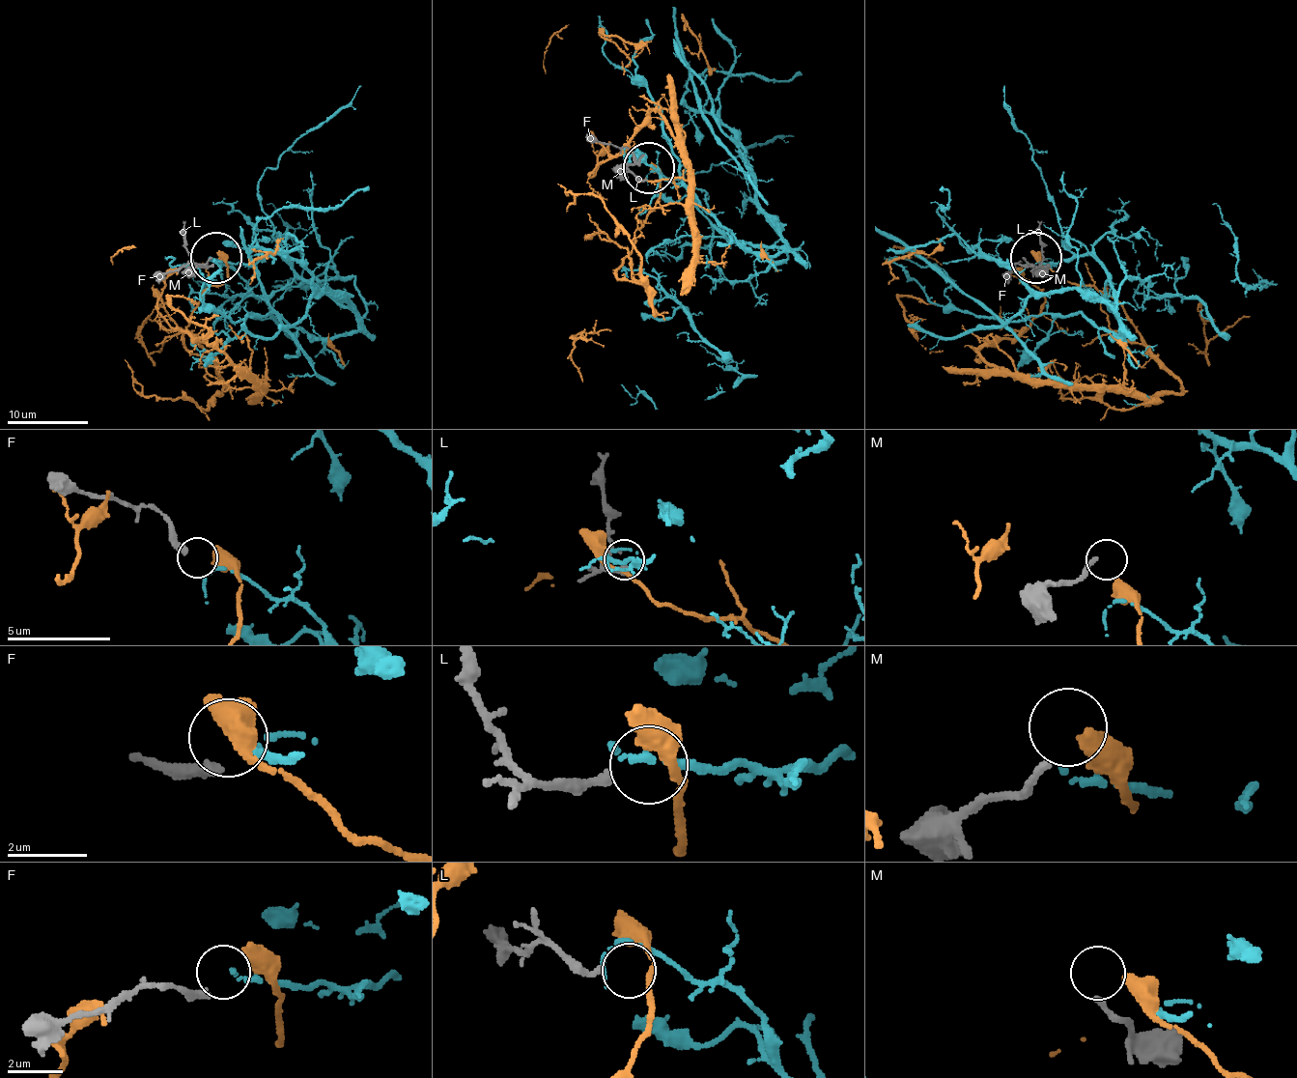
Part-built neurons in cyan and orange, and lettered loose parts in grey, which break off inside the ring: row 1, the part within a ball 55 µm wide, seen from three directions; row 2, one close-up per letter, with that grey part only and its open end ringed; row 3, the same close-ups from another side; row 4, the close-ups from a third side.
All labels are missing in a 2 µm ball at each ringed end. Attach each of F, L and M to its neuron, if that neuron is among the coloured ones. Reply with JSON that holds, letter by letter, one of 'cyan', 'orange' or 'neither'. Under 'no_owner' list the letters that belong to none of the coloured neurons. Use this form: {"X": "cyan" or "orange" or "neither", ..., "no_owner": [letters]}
{"F": "cyan", "L": "neither", "M": "neither", "no_owner": ["L", "M"]}

